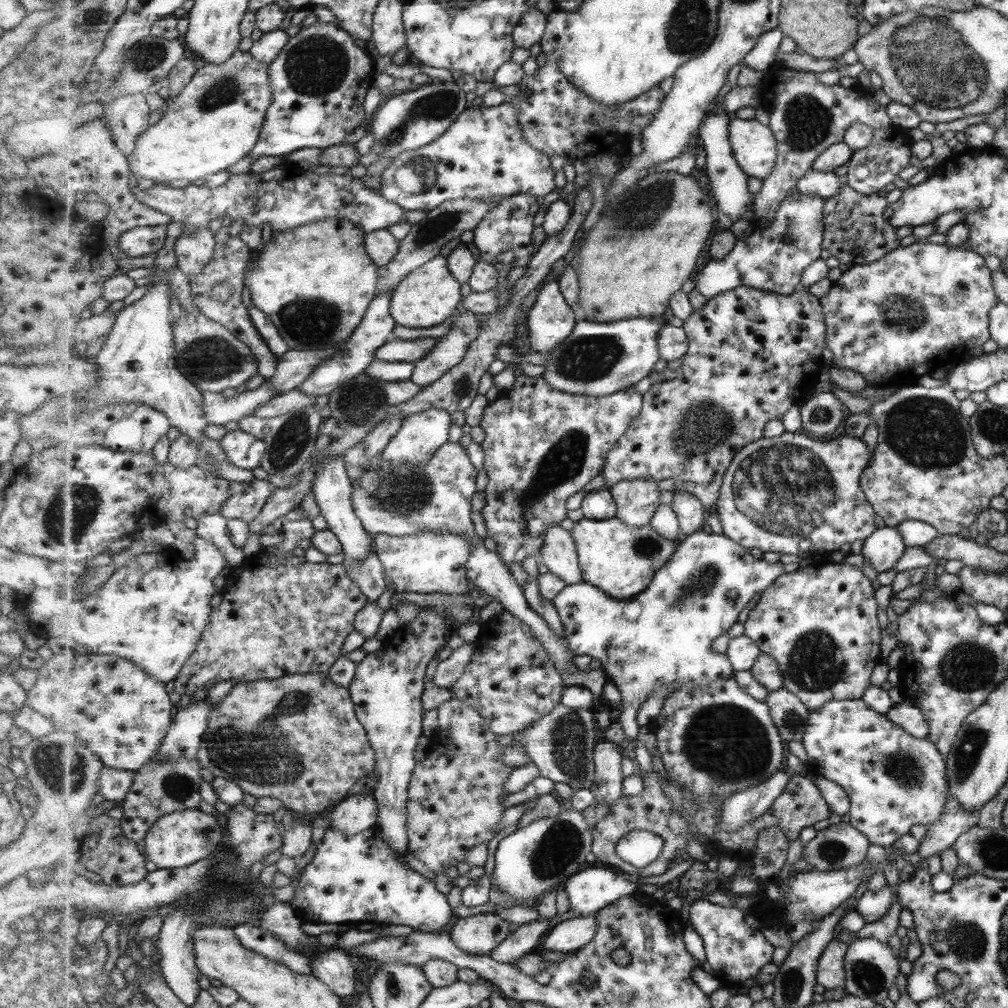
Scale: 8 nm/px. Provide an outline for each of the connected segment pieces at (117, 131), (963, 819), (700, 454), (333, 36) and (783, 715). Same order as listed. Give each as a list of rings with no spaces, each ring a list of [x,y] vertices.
[[[145,94],[123,95],[103,103],[104,119],[113,131],[119,148],[128,156],[133,154],[139,136],[149,130],[151,108]]]
[[[954,798],[944,802],[942,813],[933,823],[925,825],[925,834],[919,840],[916,852],[921,858],[948,850],[955,839],[976,824],[978,810],[966,812]]]
[[[740,286],[735,290],[720,294],[715,298],[708,299],[707,305],[702,310],[695,310],[693,316],[683,324],[688,337],[690,338],[690,349],[683,358],[680,367],[681,377],[675,379],[657,381],[644,394],[644,407],[642,413],[631,423],[630,429],[618,440],[618,444],[611,449],[608,454],[606,468],[602,471],[605,478],[605,486],[610,488],[621,481],[640,479],[669,480],[675,482],[675,490],[690,492],[701,499],[701,504],[708,515],[711,507],[716,509],[717,499],[724,483],[724,478],[728,468],[734,461],[735,455],[749,445],[751,442],[757,442],[764,437],[767,423],[775,419],[782,419],[783,415],[793,406],[800,404],[810,393],[815,390],[820,382],[817,379],[818,372],[827,366],[822,362],[823,350],[827,346],[827,323],[826,315],[823,312],[823,306],[820,298],[815,296],[809,290],[795,291],[793,294],[782,295],[775,294],[765,290],[757,290],[750,286]]]
[[[334,23],[315,24],[303,28],[294,37],[290,38],[281,55],[275,59],[269,68],[273,104],[269,106],[262,136],[249,155],[253,155],[252,162],[261,156],[281,156],[301,150],[303,148],[329,148],[343,145],[347,136],[353,134],[367,118],[363,108],[365,96],[374,88],[375,60],[369,58],[365,48],[359,48],[351,34],[339,28]]]
[[[785,687],[769,693],[766,703],[771,707],[775,724],[779,727],[783,740],[803,740],[810,717],[810,708]]]

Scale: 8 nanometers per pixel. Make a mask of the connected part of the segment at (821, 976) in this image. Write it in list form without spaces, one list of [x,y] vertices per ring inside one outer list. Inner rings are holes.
[[[835,939],[830,942],[818,964],[818,984],[826,990],[846,988],[846,956],[849,944]]]

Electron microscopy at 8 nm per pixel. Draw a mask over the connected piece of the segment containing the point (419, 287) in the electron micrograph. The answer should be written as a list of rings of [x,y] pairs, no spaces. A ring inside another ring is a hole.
[[[439,255],[403,279],[392,294],[391,315],[399,326],[433,328],[456,314],[461,298],[461,283],[453,276],[448,257]]]

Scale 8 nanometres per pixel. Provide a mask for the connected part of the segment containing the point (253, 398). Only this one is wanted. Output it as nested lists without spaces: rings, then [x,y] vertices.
[[[266,381],[256,389],[243,391],[231,398],[211,391],[202,391],[202,393],[204,418],[208,424],[217,426],[219,424],[223,426],[227,422],[239,422],[278,395],[278,392]]]

